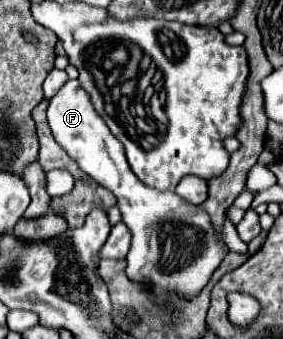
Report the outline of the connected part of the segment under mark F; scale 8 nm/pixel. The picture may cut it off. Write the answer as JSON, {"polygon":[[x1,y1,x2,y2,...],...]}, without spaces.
{"polygon":[[68,81,52,97,50,107,48,107,48,123,52,127,54,139,64,147,64,151,68,151,68,155,72,159,76,159,80,169,86,175,90,175,98,185,112,191,114,197,118,199,118,209,122,213,122,221,132,231,132,247,128,253,128,269,126,269,130,279,134,279,138,283,146,283,146,287,150,287,150,291,154,291,154,301,164,307,168,305,166,293,178,295,178,299,186,299,186,301,194,299,202,291,202,287,208,283,208,279,212,277,212,273,216,271,216,267,220,265,224,255,228,253,228,247,224,245,224,241,216,237,206,211,202,211,202,207,198,207,198,205,190,205,190,203,182,201,174,191,158,191,158,189,146,187,132,173,132,169,128,167,122,143,110,133,106,123,102,121,102,117,94,111,90,97,86,95,86,91,82,89,82,85,78,81]]}

